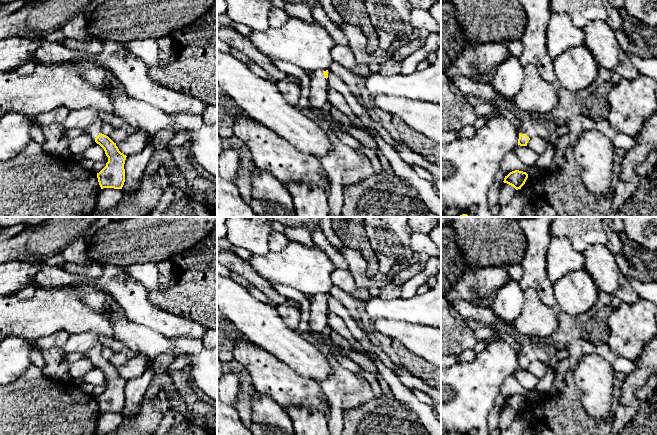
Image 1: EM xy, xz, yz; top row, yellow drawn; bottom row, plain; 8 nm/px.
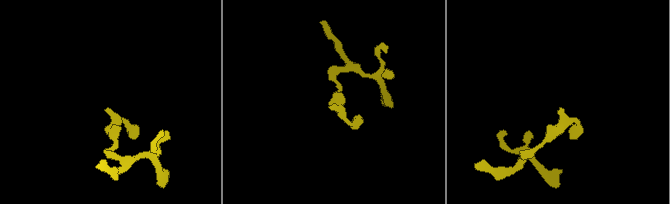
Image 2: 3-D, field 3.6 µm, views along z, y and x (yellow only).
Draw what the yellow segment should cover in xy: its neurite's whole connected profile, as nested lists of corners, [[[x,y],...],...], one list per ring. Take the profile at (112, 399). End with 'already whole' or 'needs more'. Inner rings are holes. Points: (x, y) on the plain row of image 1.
[[[98,340],[85,354],[85,356],[93,361],[95,366],[104,373],[108,381],[106,390],[97,397],[99,409],[101,413],[122,413],[125,406],[124,388],[127,380],[119,375],[116,367],[108,360],[101,357],[101,351],[102,345]]]; needs more

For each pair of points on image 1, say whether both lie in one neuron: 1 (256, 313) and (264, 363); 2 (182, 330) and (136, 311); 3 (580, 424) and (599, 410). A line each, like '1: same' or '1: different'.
1: different
2: same
3: different

